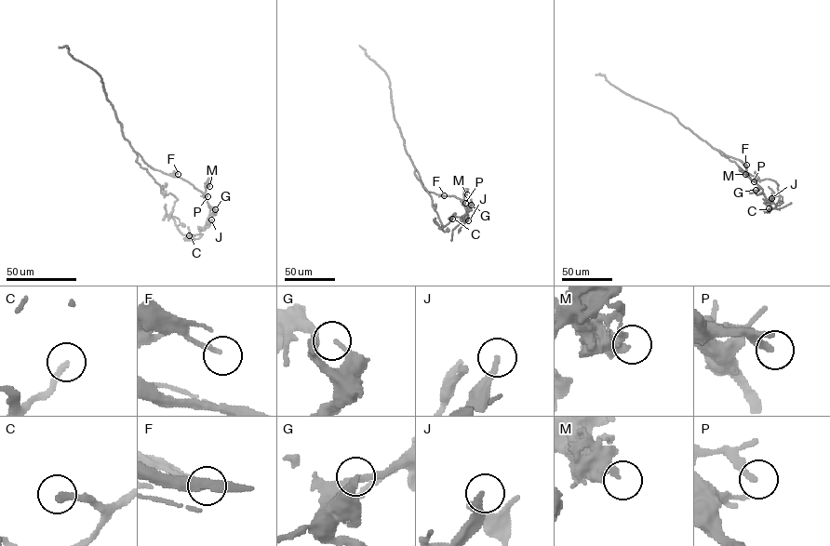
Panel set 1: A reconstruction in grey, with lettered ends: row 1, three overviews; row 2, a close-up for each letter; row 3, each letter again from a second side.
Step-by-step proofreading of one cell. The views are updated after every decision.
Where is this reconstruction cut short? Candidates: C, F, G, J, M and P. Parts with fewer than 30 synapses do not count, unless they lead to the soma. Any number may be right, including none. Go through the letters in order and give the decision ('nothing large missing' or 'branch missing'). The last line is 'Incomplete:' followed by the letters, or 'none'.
C: branch missing
F: nothing large missing
G: nothing large missing
J: nothing large missing
M: nothing large missing
P: nothing large missing
Incomplete: C

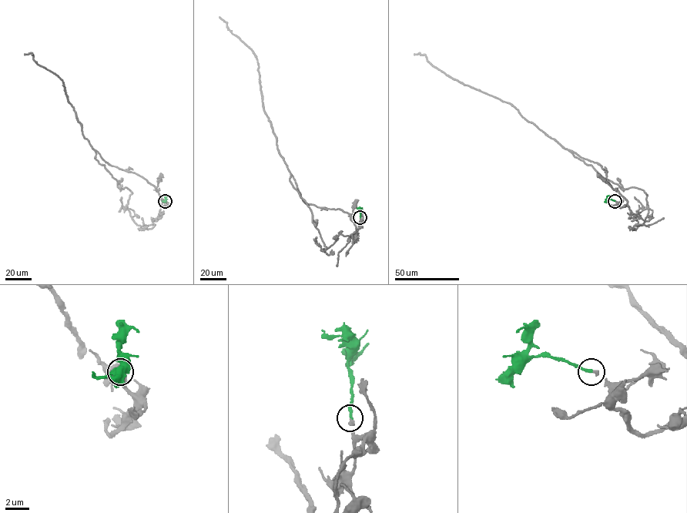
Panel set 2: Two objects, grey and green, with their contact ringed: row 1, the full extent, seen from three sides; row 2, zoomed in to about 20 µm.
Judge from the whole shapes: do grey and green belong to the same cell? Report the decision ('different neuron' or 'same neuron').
same neuron

